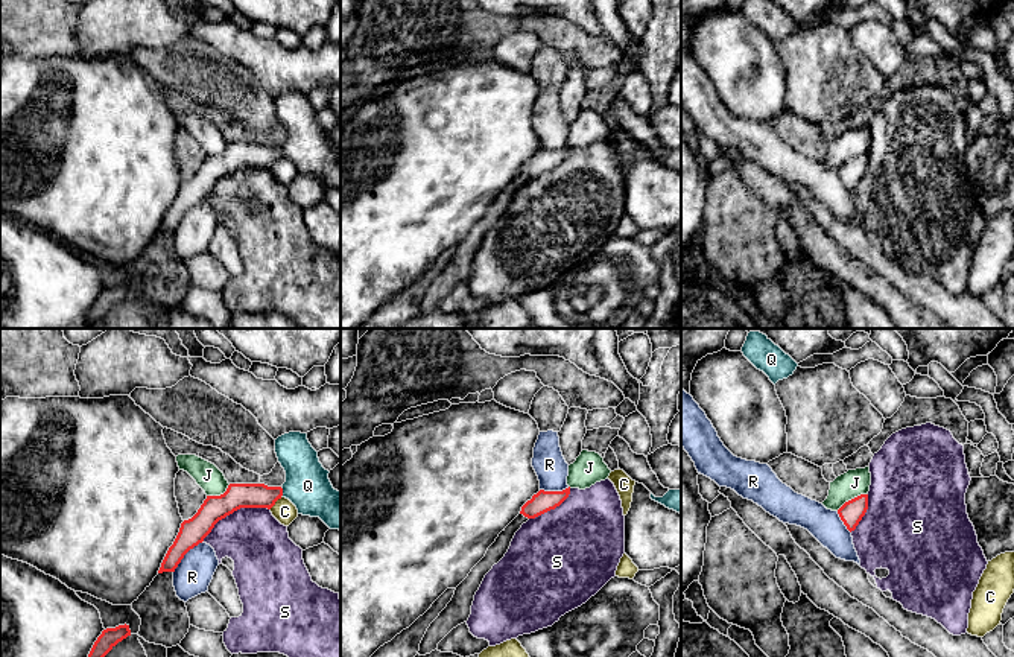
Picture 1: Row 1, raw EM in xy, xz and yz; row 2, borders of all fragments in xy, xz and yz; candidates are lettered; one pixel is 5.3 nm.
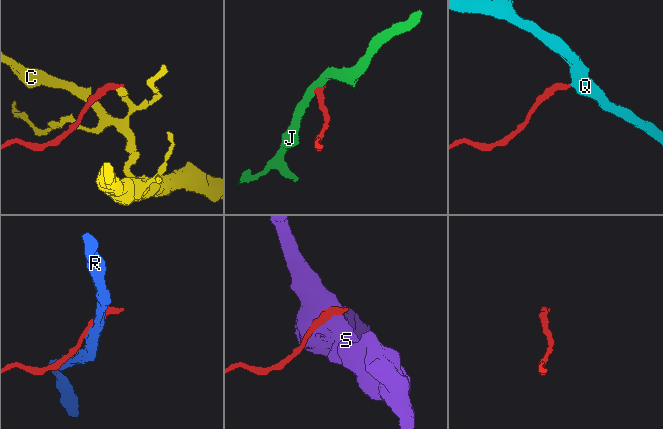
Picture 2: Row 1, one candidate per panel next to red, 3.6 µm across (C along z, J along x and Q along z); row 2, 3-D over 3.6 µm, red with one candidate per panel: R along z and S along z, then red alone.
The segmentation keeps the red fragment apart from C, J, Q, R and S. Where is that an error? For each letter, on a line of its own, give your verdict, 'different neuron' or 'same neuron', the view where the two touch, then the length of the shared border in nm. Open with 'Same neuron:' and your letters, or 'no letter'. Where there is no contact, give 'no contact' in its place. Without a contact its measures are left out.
Same neuron: Q
C: different neuron; meets red in xy; contact 100 nm long
J: different neuron; meets red in yz; contact 190 nm long
Q: same neuron; meets red in xy; contact 50 nm long
R: different neuron; meets red in xy; contact 220 nm long
S: different neuron; meets red in xy; contact 400 nm long

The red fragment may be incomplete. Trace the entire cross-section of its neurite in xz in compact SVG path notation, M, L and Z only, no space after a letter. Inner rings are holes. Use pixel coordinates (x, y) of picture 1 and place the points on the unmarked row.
M570 146L562 151L544 151L540 149L537 154L532 155L523 166L520 173L528 178L535 178L550 169L559 166L570 154Z

